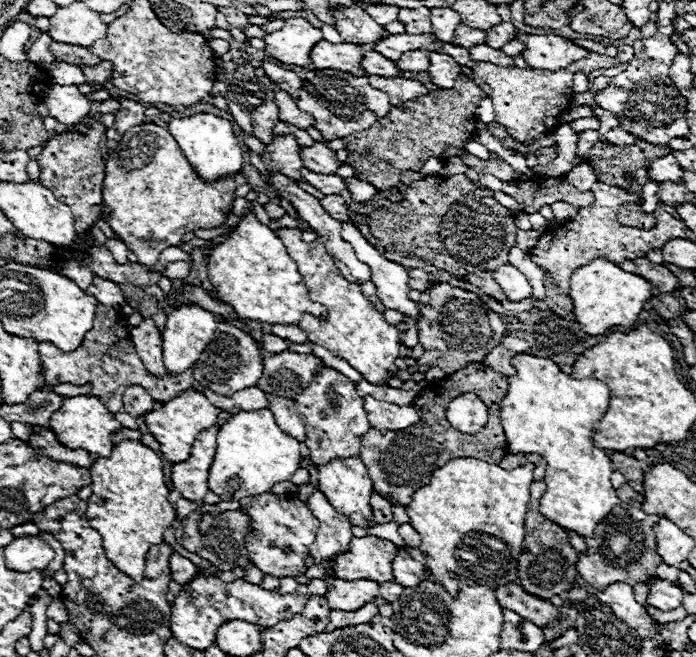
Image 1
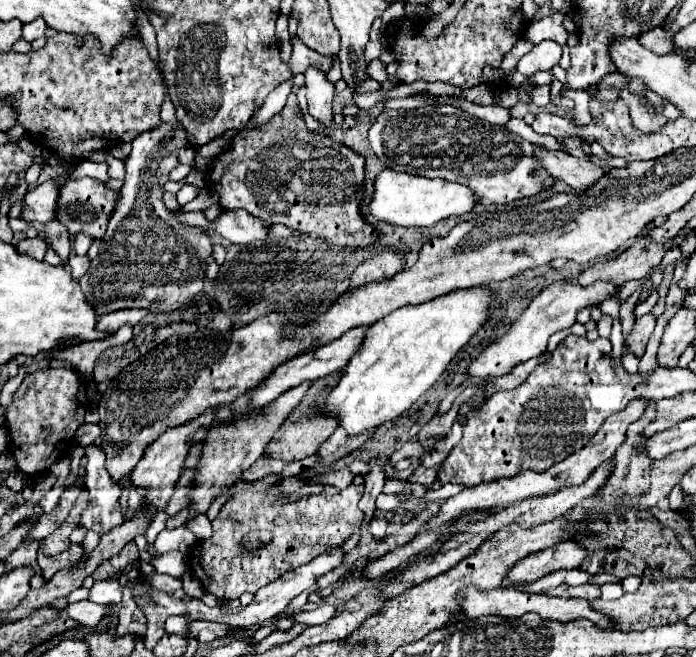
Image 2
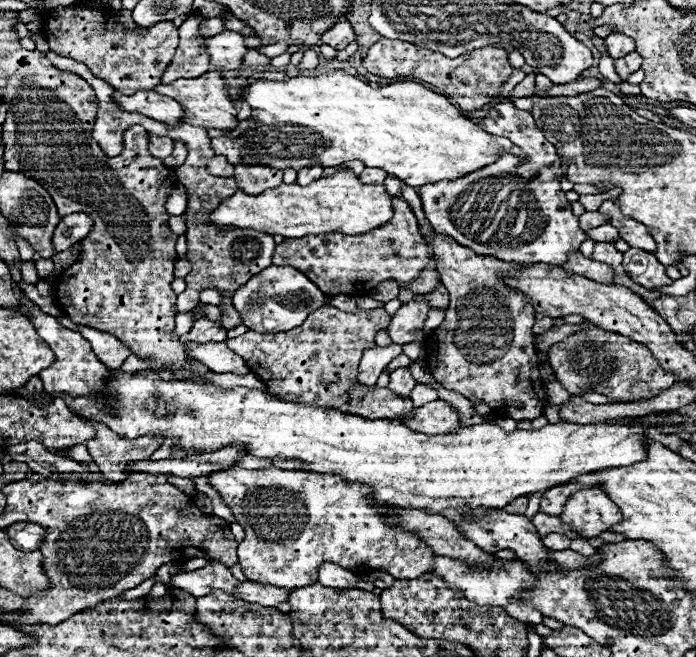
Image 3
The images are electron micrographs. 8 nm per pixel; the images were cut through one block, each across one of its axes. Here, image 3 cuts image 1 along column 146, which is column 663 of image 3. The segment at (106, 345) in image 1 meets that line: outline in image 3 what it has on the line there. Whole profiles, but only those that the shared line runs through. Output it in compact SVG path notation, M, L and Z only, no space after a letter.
M598 326L584 328L568 336L562 342L552 344L548 350L548 362L554 370L556 380L570 392L570 394L584 394L588 390L606 394L610 400L618 402L632 402L642 398L652 398L664 392L674 384L674 374L668 374L654 362L652 352L638 342L628 340L616 332L602 330Z

